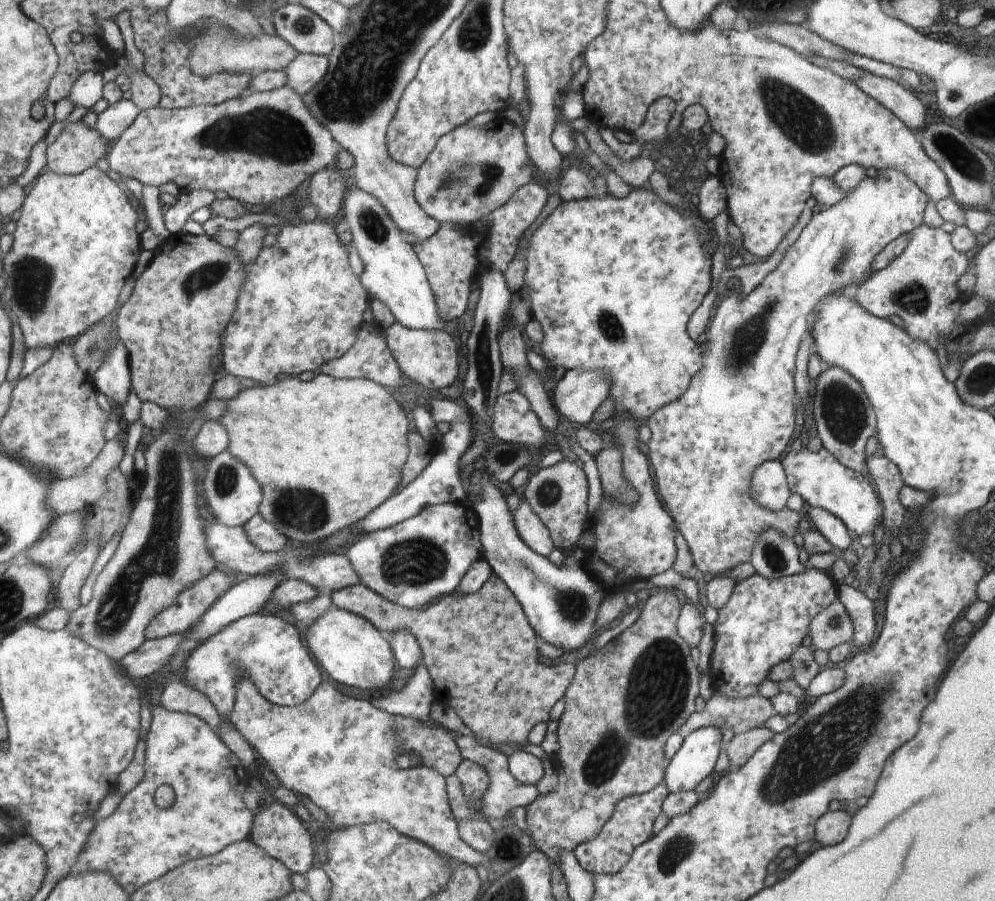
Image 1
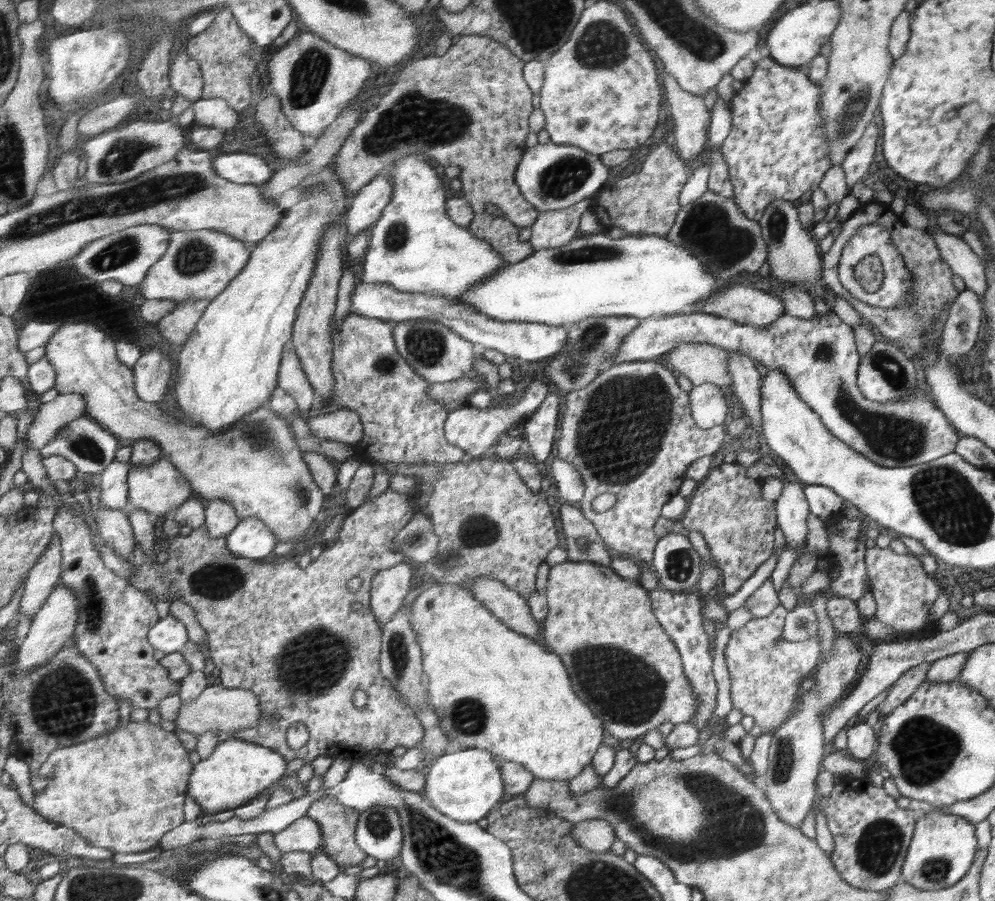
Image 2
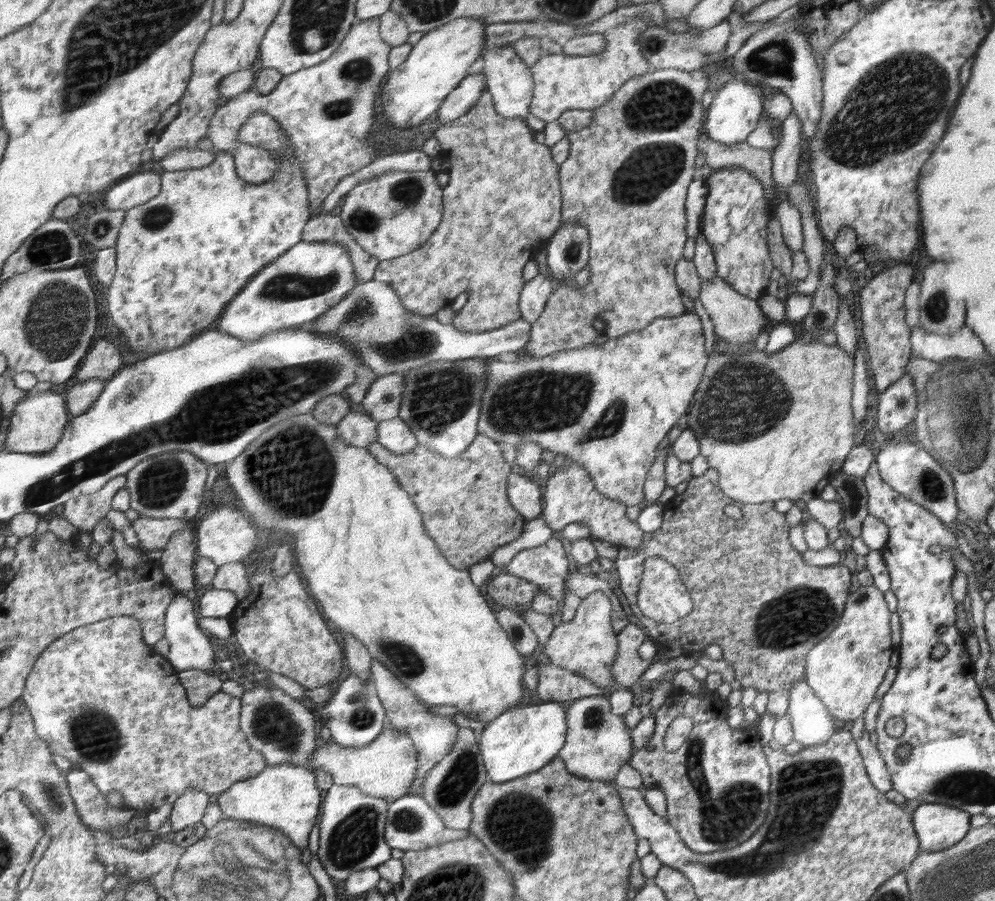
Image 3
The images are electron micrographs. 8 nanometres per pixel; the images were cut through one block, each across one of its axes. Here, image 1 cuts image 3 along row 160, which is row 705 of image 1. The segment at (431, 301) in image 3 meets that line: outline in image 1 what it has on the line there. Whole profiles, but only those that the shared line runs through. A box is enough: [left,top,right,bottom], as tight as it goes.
[329,572,574,748]

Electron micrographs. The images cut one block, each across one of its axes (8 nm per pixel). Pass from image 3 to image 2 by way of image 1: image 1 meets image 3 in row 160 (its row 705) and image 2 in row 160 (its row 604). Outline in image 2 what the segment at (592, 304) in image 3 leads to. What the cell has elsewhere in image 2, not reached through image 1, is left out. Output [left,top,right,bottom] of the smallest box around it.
[590,141,688,235]

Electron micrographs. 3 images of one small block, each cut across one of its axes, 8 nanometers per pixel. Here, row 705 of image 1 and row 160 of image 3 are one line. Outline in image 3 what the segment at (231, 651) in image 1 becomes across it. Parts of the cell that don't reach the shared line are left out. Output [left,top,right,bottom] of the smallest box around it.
[109,111,312,356]

